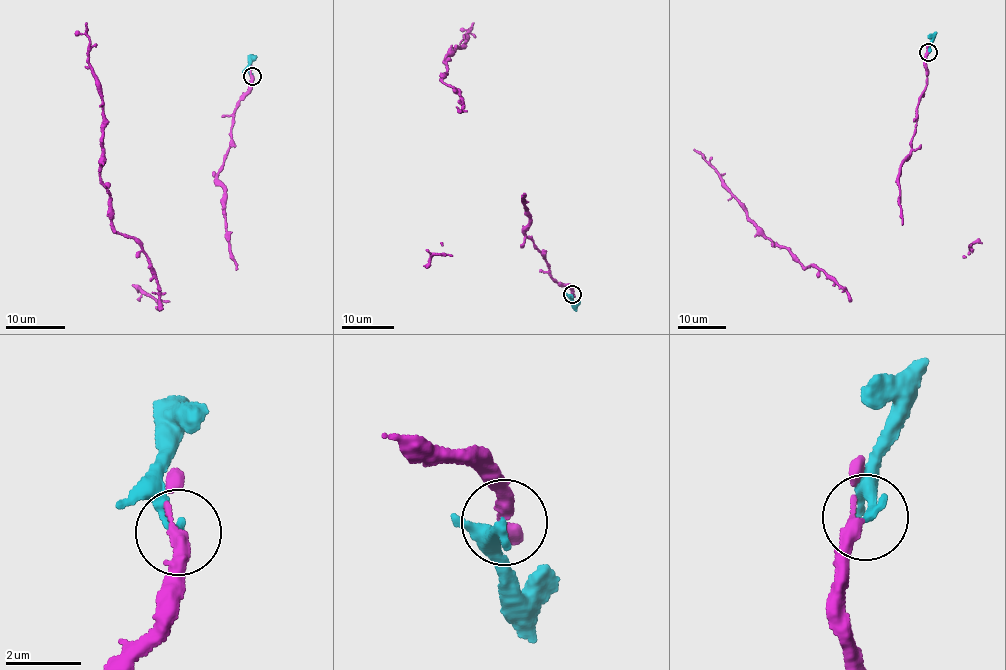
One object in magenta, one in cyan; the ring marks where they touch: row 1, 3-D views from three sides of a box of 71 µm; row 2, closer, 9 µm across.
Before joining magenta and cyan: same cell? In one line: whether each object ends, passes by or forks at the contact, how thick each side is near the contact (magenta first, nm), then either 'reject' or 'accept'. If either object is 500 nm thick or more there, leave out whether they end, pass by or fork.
magenta passes by | cyan ends | 280/280 nm | reject

